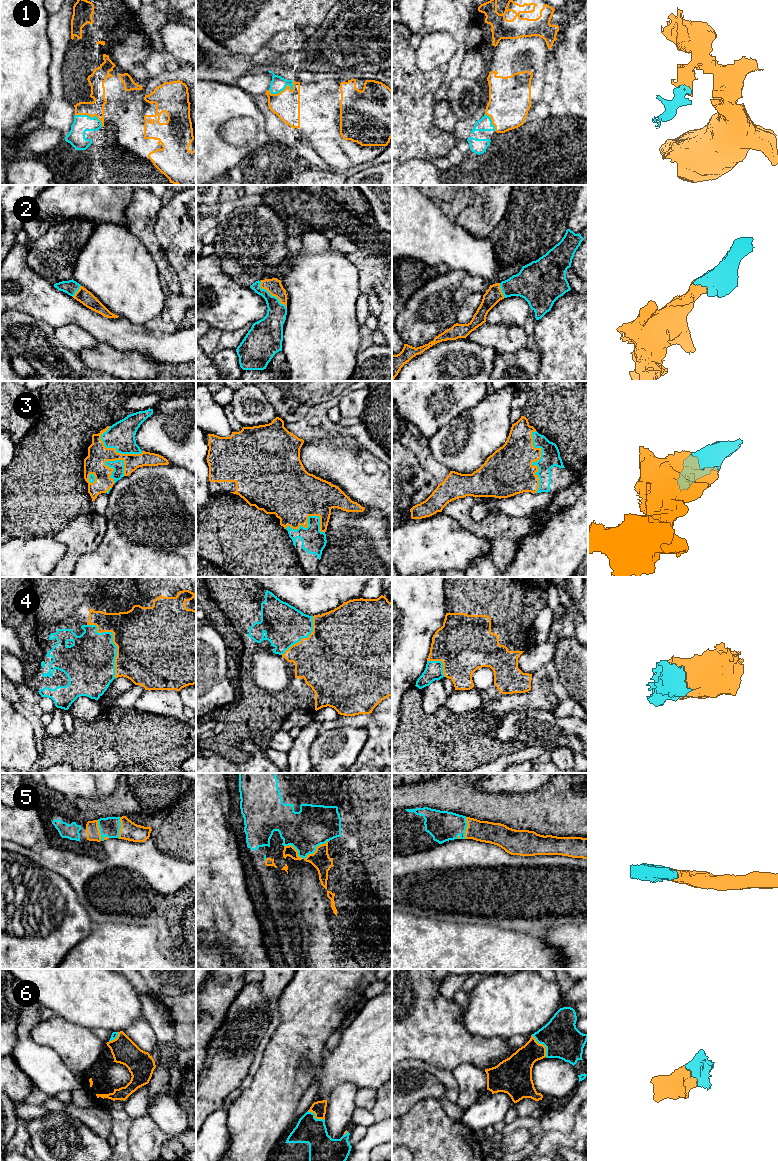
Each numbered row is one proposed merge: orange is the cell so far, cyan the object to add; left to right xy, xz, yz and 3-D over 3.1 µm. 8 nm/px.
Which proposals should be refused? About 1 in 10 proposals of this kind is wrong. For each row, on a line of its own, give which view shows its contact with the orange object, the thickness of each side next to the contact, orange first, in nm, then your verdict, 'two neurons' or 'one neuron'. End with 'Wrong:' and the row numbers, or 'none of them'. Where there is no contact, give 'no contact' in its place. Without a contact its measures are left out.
1: xz | 220/120 nm | one neuron
2: xz | 120/190 nm | one neuron
3: yz | 380/160 nm | one neuron
4: xy | 460/400 nm | one neuron
5: xz | 150/320 nm | one neuron
6: yz | 220/300 nm | one neuron
Wrong: none of them

